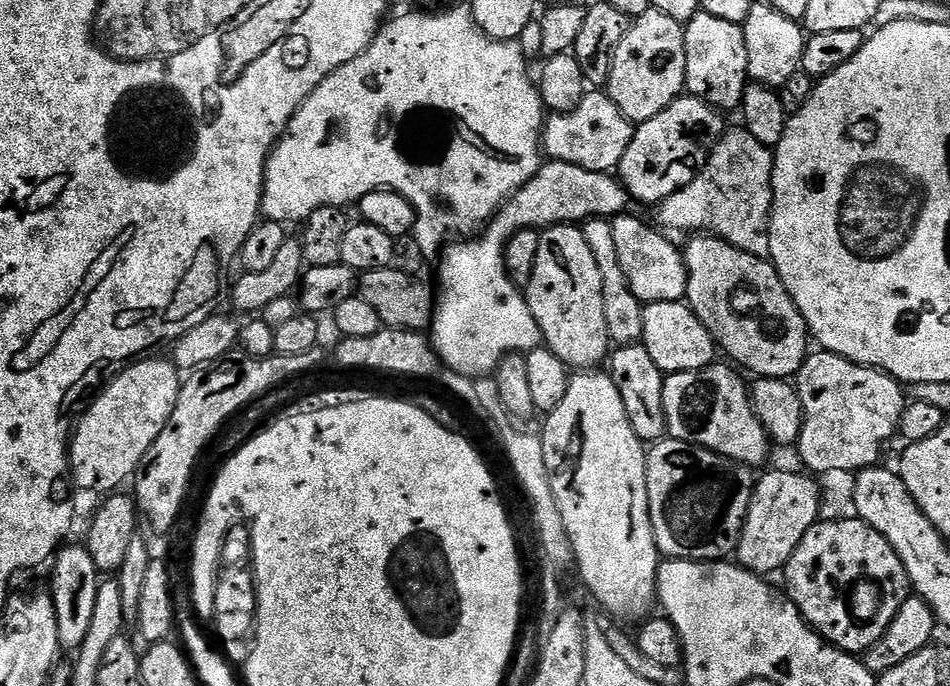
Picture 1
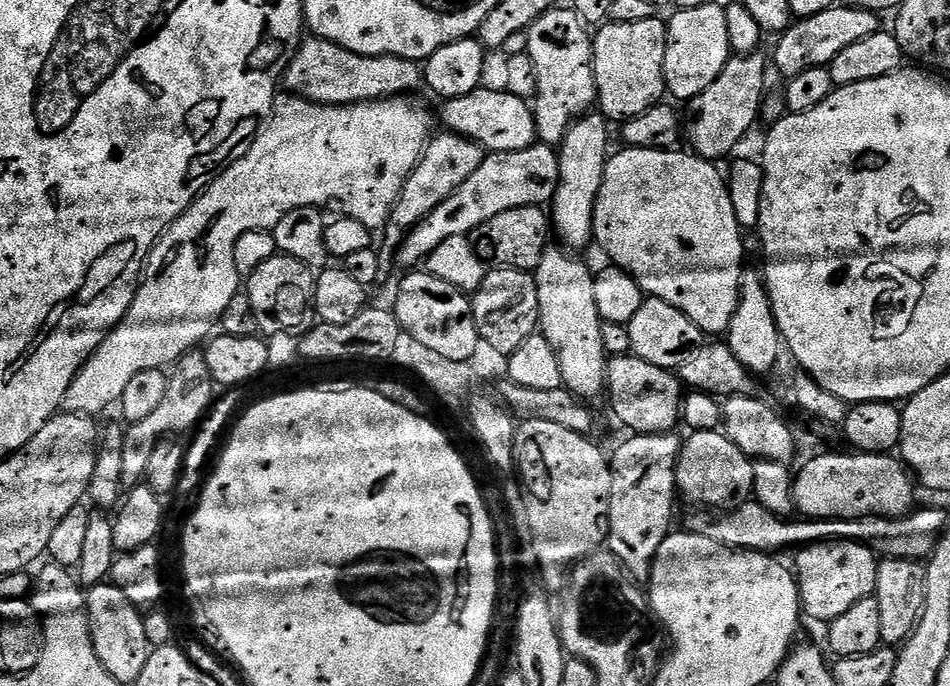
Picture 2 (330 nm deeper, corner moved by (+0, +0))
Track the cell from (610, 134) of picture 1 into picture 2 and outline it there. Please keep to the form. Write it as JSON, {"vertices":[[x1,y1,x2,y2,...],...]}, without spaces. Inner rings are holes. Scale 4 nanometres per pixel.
{"vertices":[[481,86,465,96,444,100,443,127,449,132,475,140,489,153,526,150,538,140,536,118,532,114,529,101,497,88]]}

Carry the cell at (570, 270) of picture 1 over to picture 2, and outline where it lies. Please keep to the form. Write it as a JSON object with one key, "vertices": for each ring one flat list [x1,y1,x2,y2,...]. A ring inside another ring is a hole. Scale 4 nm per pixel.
{"vertices":[[600,114,580,117,570,126,564,141,558,145,560,181,550,205,550,224,561,245,568,250,580,250,593,243,592,223,598,194,602,190,602,178,608,165,609,121]]}

